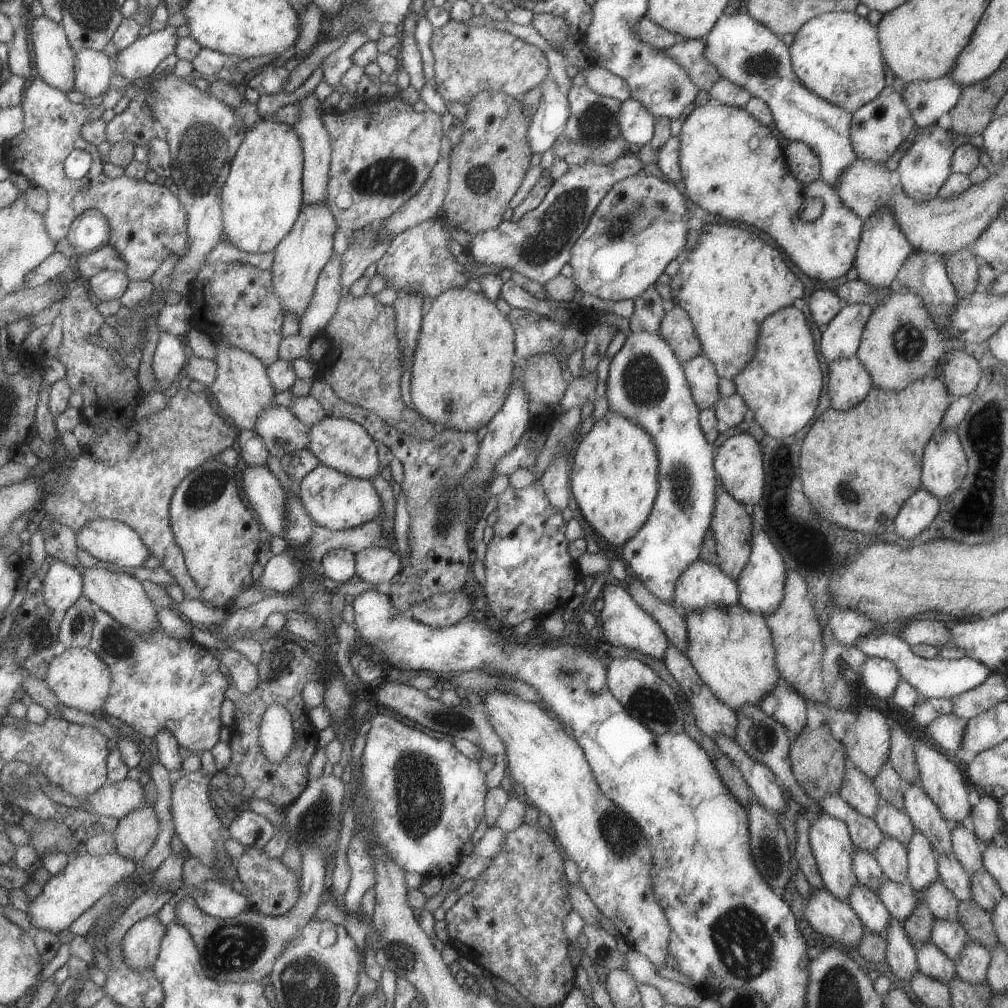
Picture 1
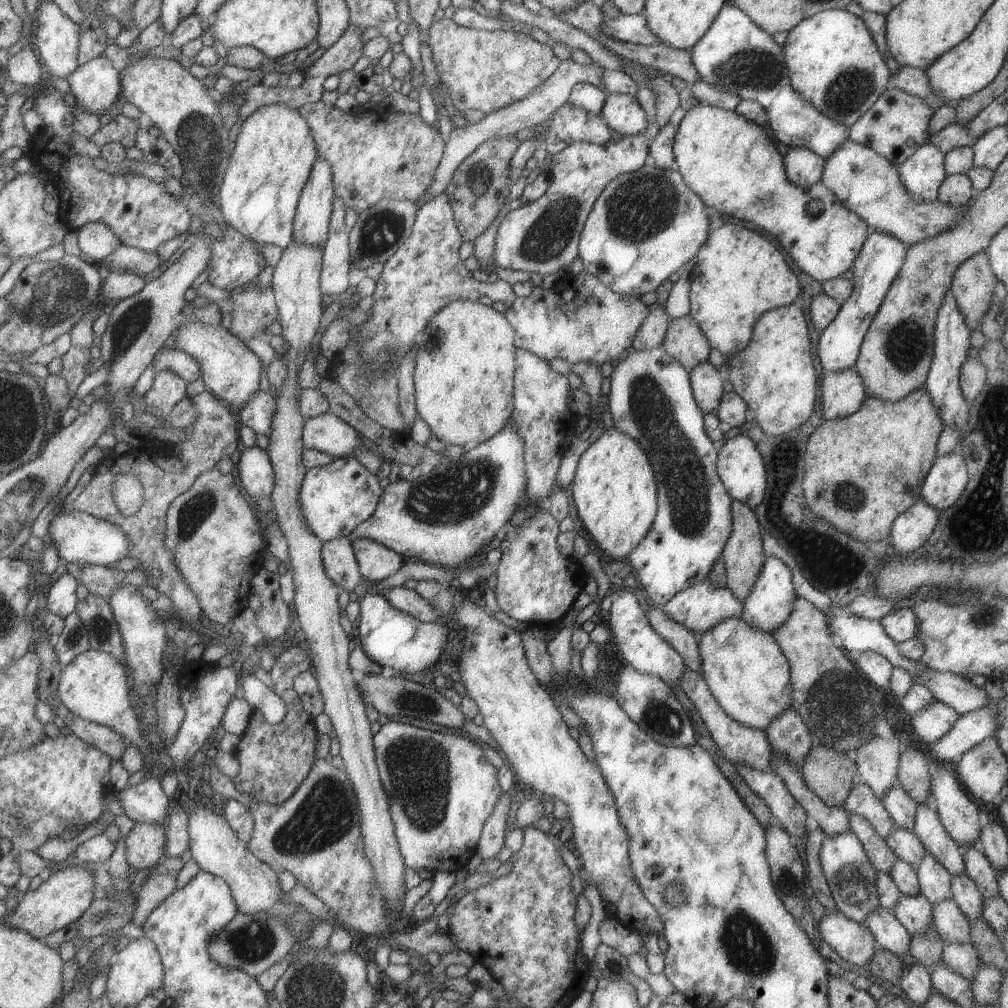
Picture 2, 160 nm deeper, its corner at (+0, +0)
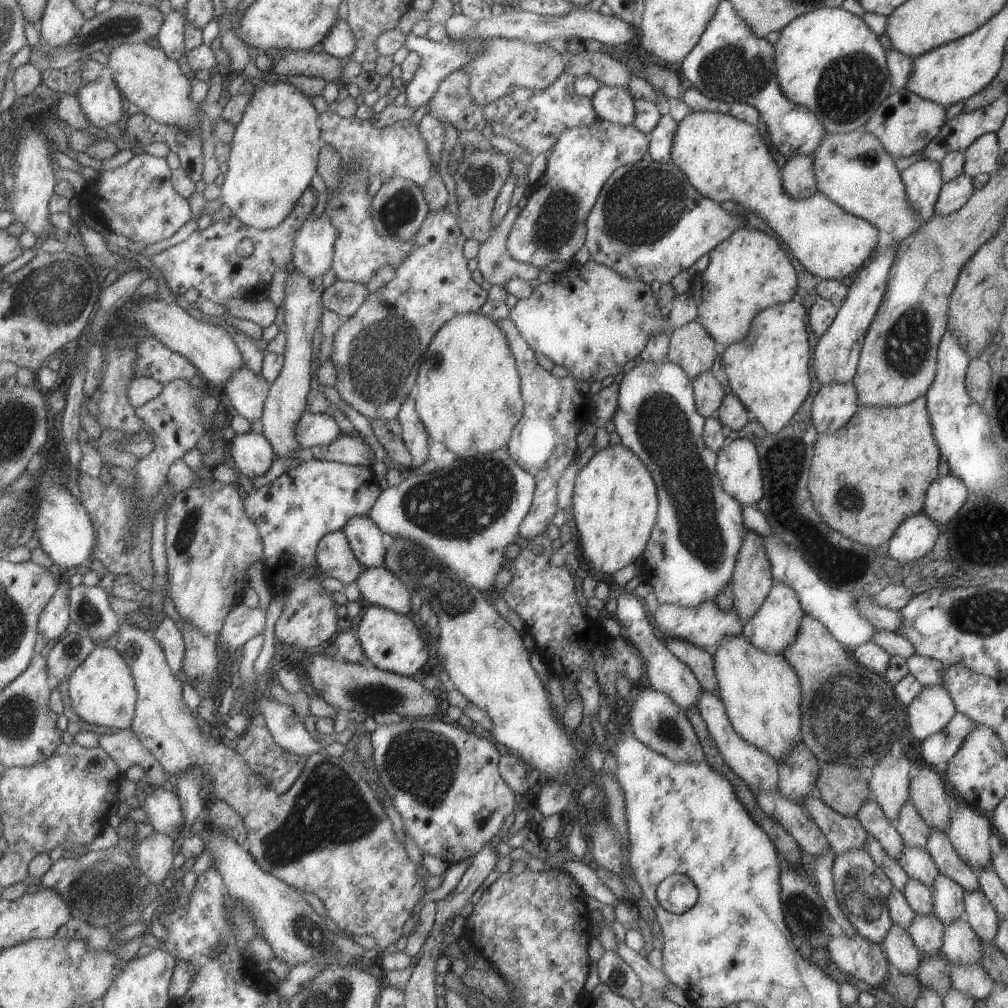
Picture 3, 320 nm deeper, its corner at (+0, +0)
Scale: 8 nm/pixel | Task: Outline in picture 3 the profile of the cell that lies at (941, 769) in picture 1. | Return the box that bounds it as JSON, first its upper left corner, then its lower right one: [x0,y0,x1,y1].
[945,804,992,869]

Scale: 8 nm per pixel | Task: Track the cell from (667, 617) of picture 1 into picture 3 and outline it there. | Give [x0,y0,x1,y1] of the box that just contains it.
[664,638,720,694]

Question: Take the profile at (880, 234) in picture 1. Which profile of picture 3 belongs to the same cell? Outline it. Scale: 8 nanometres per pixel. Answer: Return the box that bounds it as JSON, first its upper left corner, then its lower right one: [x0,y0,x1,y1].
[812,247,894,384]

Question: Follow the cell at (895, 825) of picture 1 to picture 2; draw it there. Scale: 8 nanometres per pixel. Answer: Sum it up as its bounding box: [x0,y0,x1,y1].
[884,827,926,870]

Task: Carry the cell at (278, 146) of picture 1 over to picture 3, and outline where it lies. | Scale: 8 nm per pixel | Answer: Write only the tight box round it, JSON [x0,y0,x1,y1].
[219,78,322,230]

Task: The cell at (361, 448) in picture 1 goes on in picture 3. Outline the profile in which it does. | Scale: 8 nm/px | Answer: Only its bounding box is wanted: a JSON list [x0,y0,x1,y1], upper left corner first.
[294,409,340,450]

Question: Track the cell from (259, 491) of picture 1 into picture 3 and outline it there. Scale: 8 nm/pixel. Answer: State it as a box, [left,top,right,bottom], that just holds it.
[228,431,275,479]

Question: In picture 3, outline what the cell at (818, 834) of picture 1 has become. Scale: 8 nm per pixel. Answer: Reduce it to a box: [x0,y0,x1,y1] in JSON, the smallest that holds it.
[831,848,893,946]

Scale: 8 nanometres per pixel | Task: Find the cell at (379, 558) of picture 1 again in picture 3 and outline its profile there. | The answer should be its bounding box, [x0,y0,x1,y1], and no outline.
[340,514,385,568]

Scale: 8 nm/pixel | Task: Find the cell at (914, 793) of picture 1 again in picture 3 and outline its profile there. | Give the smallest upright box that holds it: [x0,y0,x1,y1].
[925,831,979,891]

